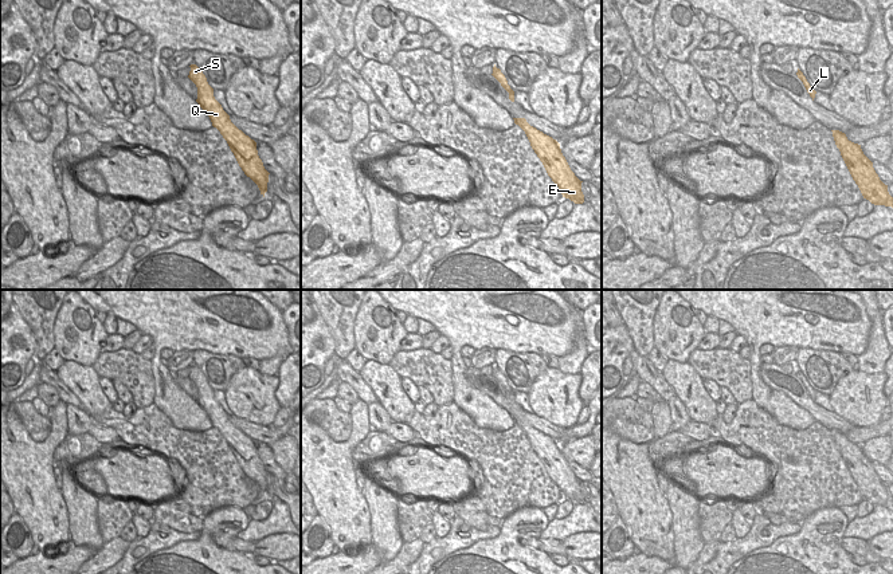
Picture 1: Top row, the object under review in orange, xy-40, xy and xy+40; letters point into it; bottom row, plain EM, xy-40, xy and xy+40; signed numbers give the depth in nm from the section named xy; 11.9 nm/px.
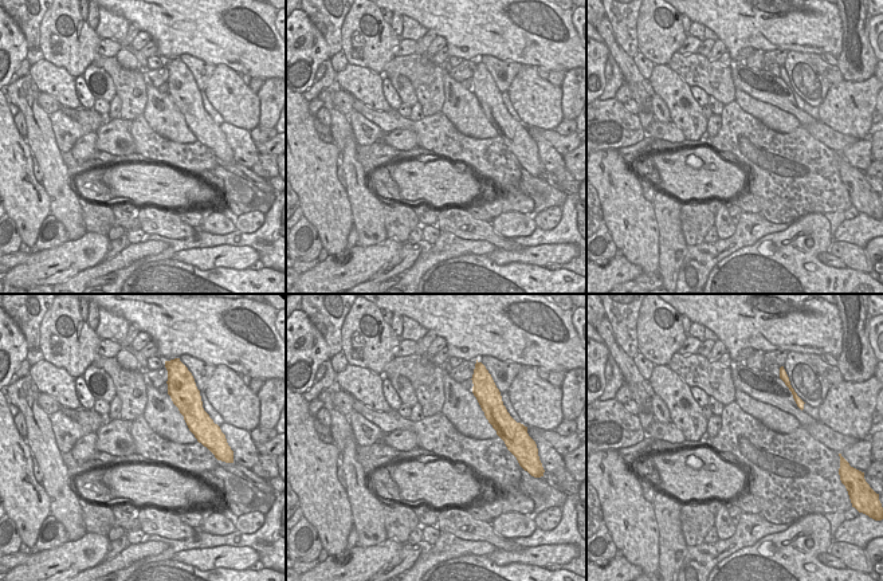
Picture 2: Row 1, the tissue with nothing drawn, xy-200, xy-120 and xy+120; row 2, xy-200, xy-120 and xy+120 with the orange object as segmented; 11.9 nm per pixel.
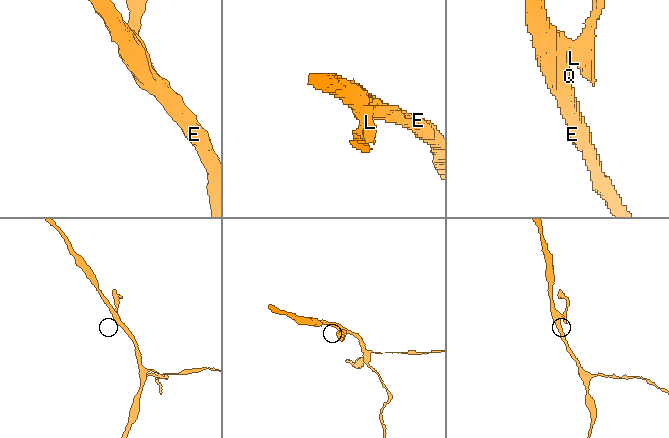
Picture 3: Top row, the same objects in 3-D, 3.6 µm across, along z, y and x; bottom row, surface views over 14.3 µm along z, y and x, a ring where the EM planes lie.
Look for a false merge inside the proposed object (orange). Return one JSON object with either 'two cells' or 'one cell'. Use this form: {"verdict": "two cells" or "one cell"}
{"verdict": "two cells"}

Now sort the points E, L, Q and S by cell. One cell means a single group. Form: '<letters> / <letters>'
E Q S / L

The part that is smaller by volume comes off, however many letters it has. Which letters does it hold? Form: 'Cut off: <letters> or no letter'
Cut off: L

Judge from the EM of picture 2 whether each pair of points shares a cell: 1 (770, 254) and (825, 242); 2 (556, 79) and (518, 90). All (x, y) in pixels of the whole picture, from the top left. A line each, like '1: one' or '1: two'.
1: one
2: two

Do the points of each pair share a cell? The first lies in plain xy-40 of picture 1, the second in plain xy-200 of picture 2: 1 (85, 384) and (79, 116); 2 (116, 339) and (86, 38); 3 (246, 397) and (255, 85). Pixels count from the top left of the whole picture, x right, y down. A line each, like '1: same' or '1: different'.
1: different
2: different
3: different

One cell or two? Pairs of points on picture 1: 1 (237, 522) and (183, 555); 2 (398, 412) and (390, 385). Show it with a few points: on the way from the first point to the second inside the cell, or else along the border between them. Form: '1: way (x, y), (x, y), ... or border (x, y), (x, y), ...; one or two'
1: way (223, 521), (196, 547); one
2: way (398, 405), (390, 392); one

